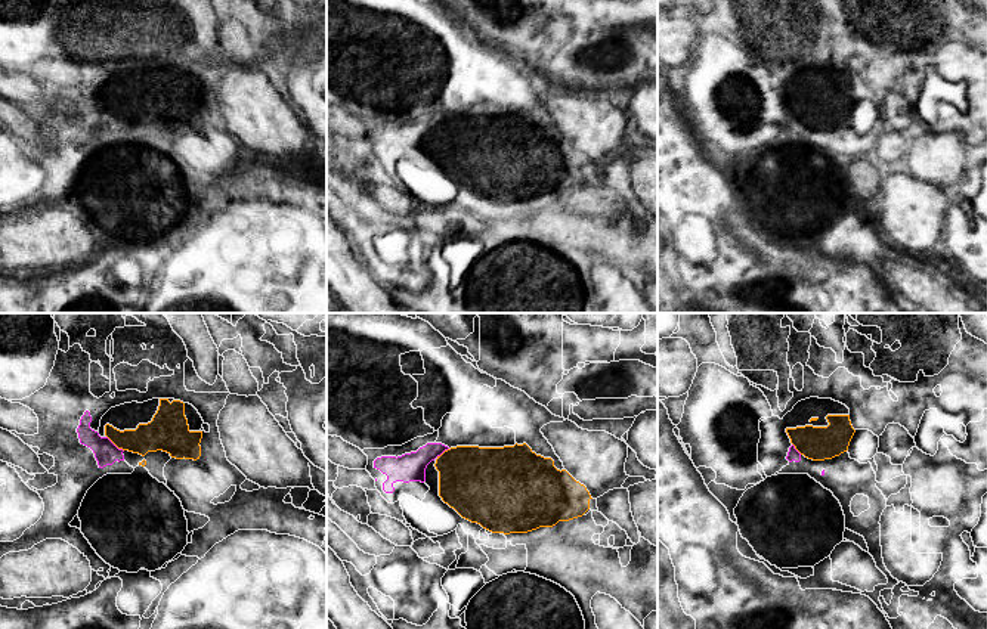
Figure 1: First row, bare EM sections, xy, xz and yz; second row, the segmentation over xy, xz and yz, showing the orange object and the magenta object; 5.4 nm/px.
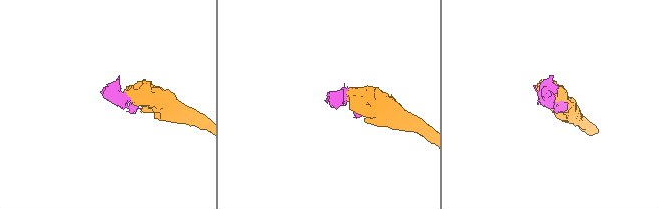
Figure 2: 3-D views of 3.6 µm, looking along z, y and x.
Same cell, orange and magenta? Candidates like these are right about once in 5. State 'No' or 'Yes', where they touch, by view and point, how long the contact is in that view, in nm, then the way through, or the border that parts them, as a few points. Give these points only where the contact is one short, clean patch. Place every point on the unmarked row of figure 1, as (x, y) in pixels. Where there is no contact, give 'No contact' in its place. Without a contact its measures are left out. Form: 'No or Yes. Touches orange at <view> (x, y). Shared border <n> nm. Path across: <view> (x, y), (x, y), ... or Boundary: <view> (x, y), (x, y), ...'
Yes. Touches orange at xy (115, 114). Shared border 130 nm

